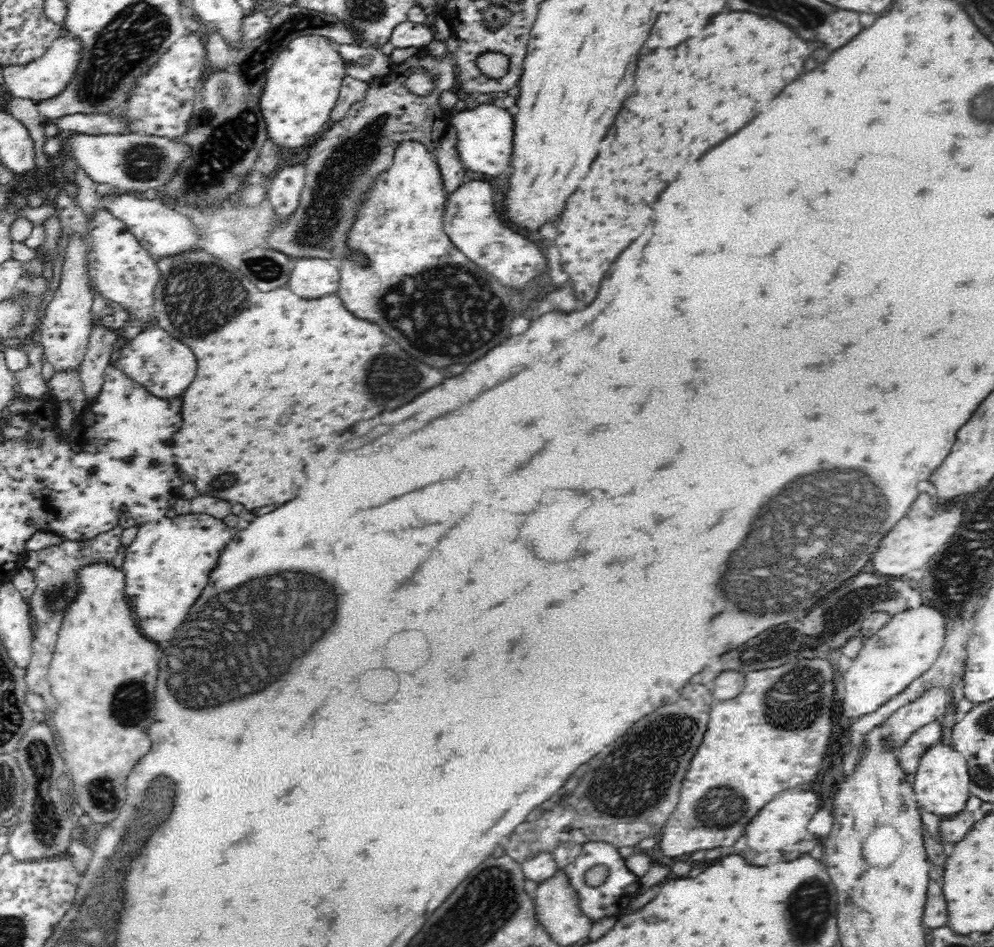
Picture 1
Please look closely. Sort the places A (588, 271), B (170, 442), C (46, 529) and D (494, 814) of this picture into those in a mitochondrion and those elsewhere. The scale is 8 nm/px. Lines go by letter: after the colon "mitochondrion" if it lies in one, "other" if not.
A: other
B: other
C: other
D: other

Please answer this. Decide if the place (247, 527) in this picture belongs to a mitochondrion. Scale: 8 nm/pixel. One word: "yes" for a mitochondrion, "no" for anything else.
no

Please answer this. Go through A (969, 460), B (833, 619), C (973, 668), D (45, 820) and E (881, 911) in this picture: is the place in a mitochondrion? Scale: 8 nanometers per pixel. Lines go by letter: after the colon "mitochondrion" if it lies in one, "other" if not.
A: other
B: mitochondrion
C: other
D: mitochondrion
E: other

